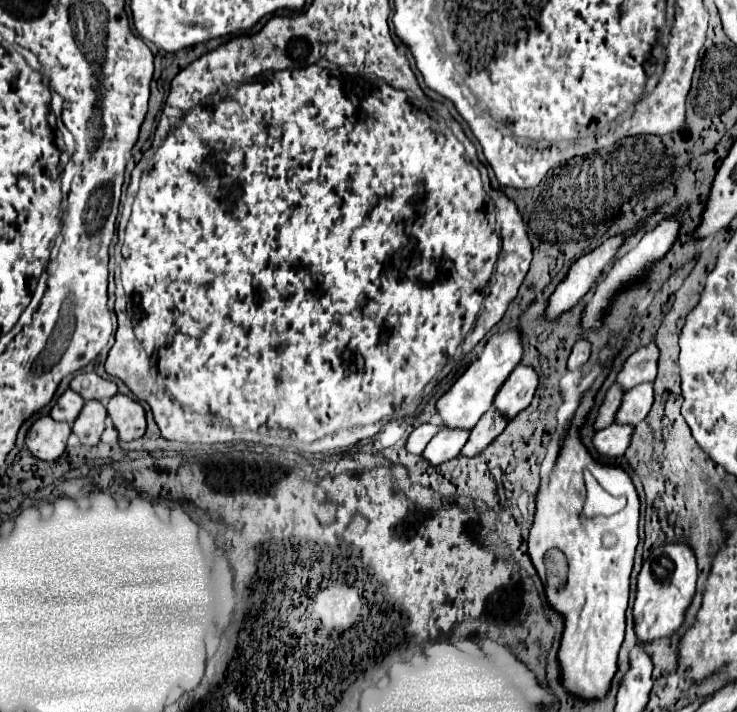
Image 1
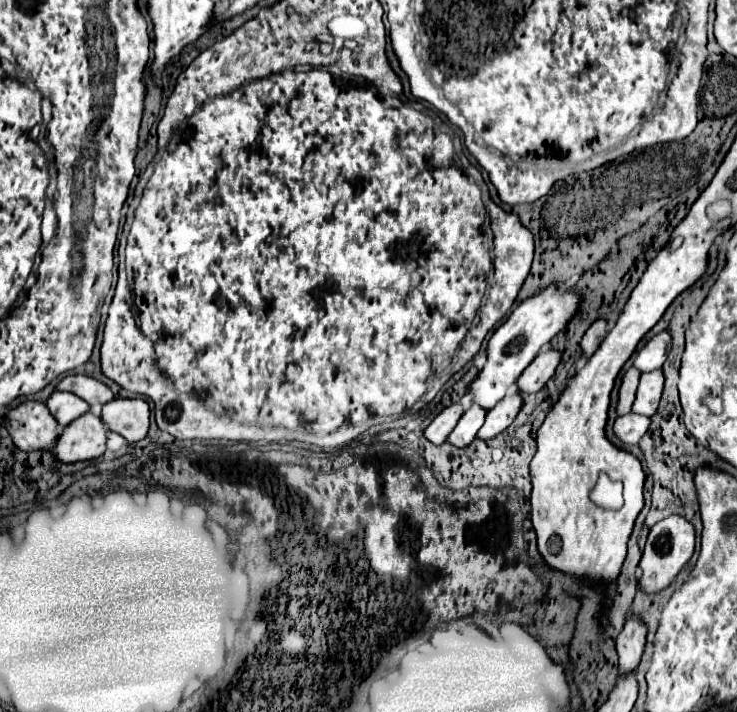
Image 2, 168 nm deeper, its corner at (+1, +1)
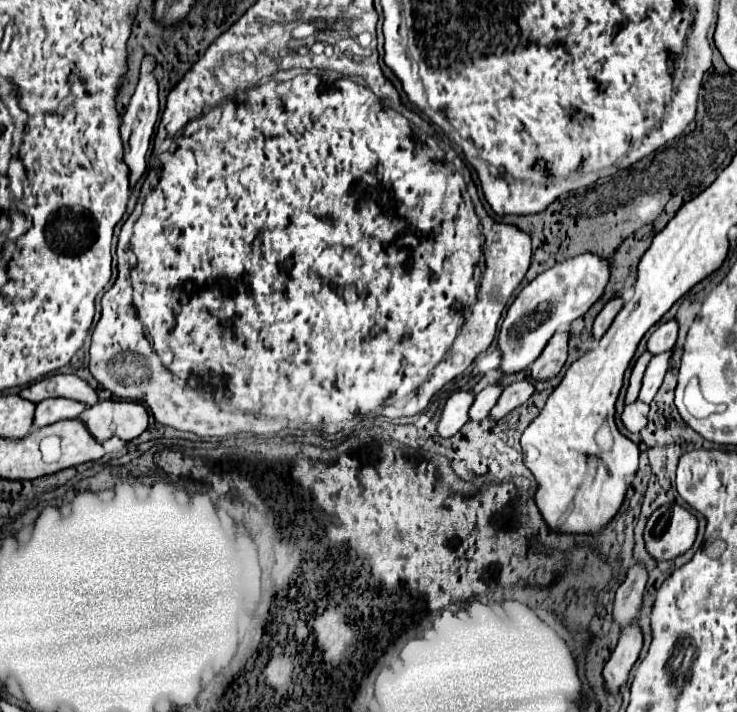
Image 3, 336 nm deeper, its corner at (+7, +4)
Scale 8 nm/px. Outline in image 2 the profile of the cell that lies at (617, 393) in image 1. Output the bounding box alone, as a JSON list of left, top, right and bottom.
[617,367,641,415]

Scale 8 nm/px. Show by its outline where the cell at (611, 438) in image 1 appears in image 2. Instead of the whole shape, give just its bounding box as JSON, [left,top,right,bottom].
[615,413,651,445]

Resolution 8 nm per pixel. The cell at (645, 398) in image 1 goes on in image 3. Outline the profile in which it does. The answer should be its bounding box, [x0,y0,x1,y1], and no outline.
[639,352,671,404]

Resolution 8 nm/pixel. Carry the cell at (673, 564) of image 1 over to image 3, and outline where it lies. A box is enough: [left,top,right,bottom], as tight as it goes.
[645,504,697,560]

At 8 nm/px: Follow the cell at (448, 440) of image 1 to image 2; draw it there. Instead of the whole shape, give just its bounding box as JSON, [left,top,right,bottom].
[447,405,487,447]

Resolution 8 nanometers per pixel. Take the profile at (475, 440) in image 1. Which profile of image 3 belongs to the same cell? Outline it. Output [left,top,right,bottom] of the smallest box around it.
[489,380,535,420]

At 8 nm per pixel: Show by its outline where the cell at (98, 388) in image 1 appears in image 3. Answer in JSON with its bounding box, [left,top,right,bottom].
[19,374,99,406]

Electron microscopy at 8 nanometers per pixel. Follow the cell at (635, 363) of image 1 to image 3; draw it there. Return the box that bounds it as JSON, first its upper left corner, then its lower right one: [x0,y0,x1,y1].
[647,320,677,356]

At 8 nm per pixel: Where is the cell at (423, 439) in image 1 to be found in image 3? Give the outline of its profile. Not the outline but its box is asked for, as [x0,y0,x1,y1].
[437,392,473,438]

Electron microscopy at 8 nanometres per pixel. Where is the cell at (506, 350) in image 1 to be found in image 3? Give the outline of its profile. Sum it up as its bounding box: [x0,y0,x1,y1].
[497,254,609,374]

